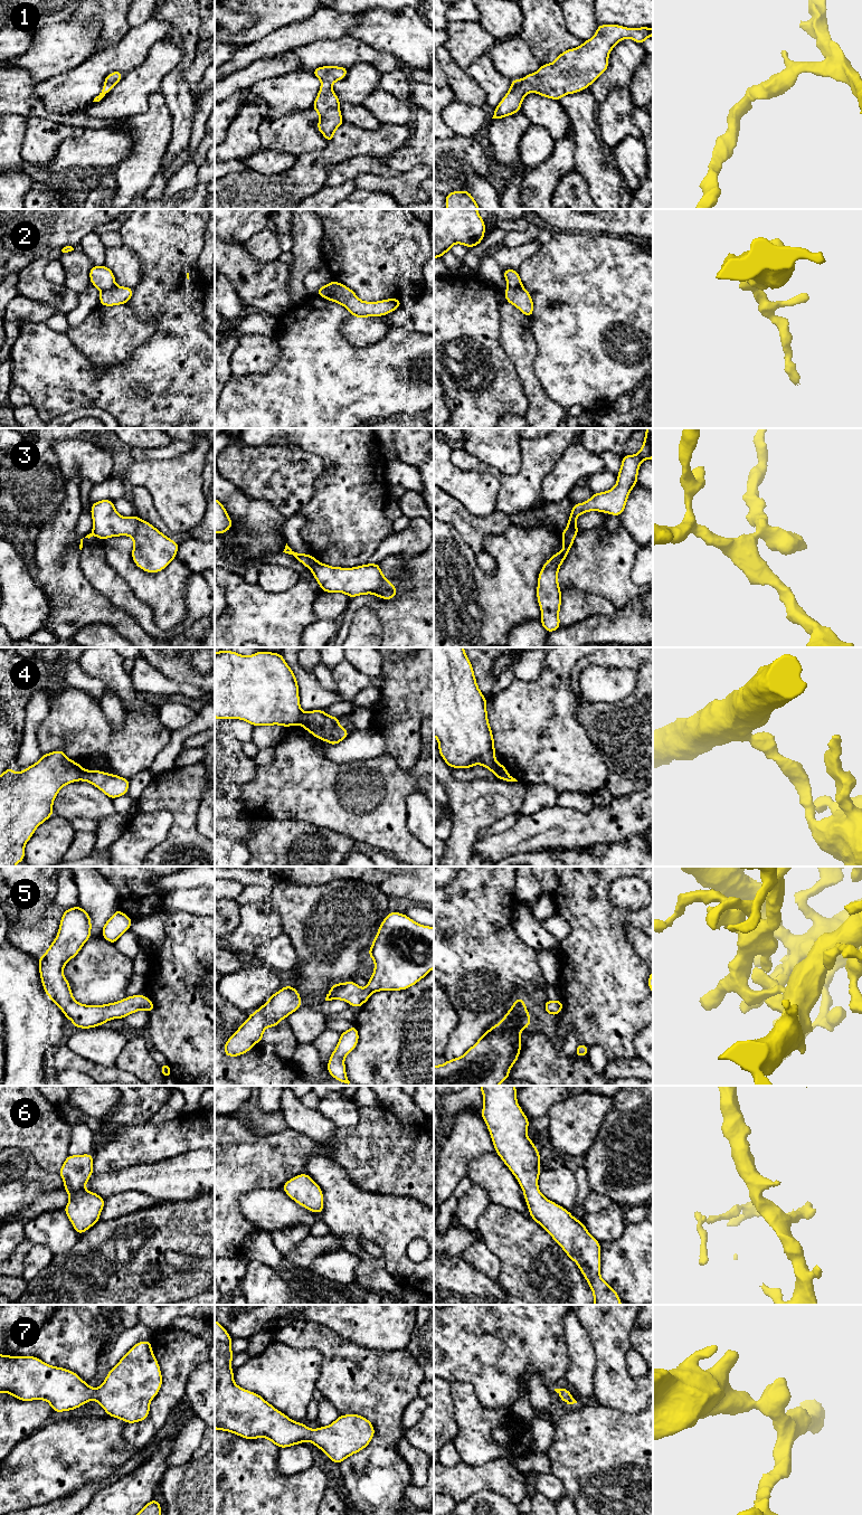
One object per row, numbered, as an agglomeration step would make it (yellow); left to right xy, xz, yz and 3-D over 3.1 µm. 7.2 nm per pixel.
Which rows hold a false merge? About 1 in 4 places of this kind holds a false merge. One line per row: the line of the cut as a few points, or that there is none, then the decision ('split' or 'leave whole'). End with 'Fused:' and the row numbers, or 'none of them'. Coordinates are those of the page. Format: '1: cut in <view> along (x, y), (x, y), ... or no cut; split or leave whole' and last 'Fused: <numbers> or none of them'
1: no cut; leave whole
2: cut in xy along (115, 285), (101, 291); split
3: cut in yz along (567, 528), (575, 535); split
4: cut in xz along (303, 712), (296, 723); split
5: no cut; leave whole
6: no cut; leave whole
7: no cut; leave whole
Fused: 2, 3, 4

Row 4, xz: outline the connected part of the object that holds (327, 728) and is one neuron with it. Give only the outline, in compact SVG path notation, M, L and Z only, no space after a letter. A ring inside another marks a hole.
M322 709L303 712L297 725L330 746L340 744L350 735L339 725L339 717L328 716Z

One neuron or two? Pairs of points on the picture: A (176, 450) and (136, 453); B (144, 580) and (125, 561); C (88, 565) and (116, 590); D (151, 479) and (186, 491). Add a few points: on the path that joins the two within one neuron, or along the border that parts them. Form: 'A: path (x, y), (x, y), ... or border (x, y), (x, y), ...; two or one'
A: path (166, 452), (147, 453); one
B: path (139, 577), (129, 567); one
C: path (95, 570), (110, 584); one
D: path (160, 479), (164, 479), (177, 488); one

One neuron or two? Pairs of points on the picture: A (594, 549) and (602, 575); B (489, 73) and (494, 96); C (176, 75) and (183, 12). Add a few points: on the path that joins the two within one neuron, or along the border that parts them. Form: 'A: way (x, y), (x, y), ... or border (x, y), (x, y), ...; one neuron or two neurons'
A: way (597, 556), (602, 568); one neuron
B: way (489, 78), (494, 84), (494, 91); one neuron
C: way (188, 59), (188, 38), (185, 28); one neuron

